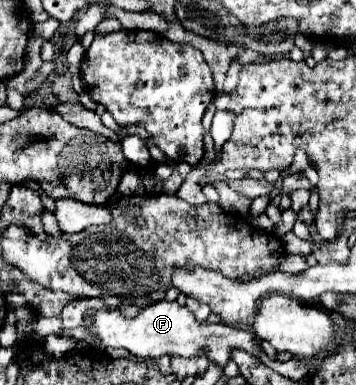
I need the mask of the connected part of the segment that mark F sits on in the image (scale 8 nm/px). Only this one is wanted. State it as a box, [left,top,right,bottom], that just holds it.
[88,302,260,368]

